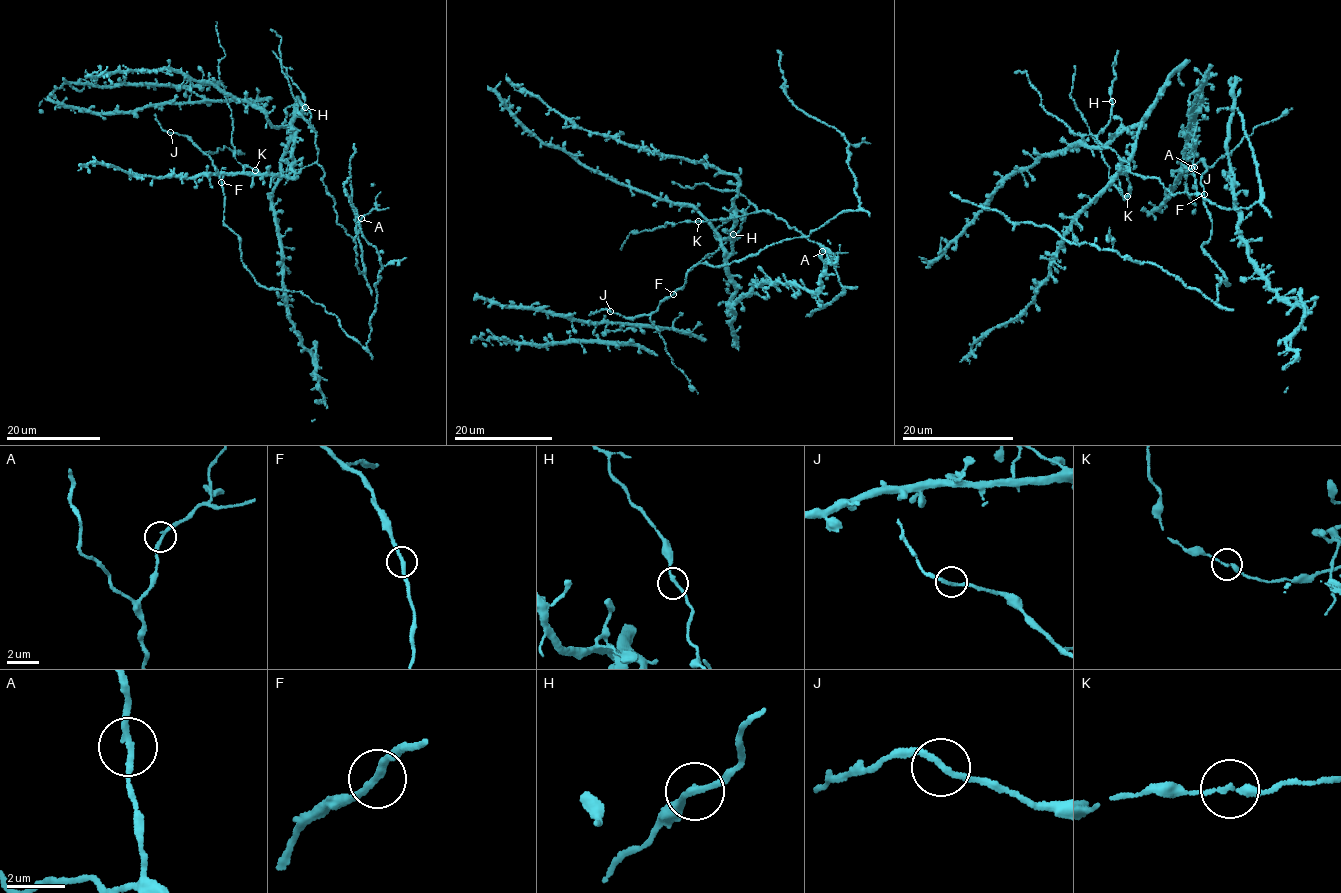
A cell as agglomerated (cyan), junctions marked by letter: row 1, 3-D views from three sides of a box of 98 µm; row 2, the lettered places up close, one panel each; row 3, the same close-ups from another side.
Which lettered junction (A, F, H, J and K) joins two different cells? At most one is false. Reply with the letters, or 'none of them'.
none of them

